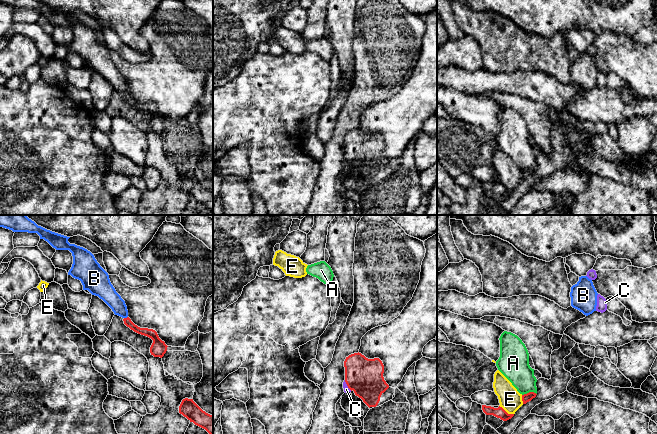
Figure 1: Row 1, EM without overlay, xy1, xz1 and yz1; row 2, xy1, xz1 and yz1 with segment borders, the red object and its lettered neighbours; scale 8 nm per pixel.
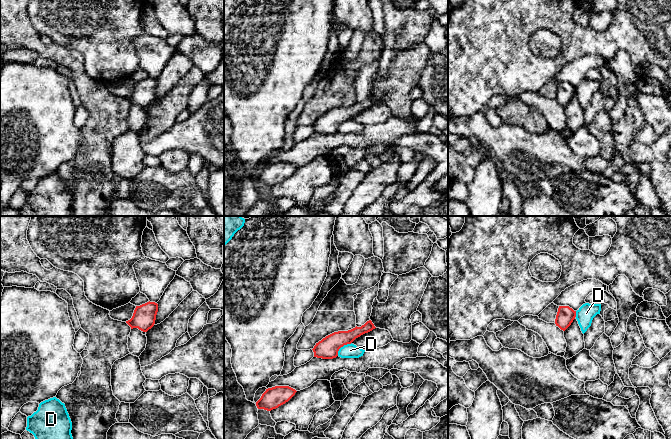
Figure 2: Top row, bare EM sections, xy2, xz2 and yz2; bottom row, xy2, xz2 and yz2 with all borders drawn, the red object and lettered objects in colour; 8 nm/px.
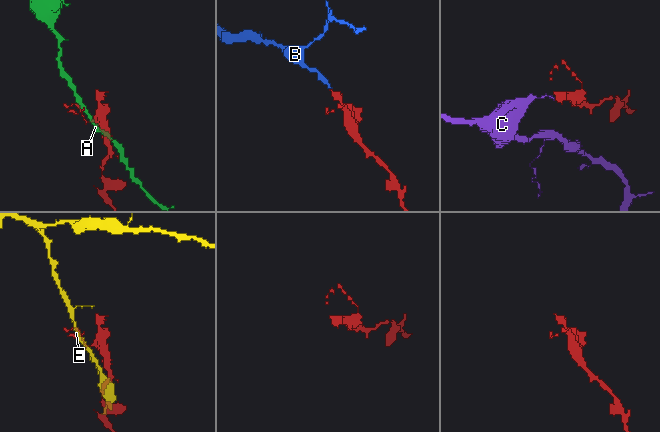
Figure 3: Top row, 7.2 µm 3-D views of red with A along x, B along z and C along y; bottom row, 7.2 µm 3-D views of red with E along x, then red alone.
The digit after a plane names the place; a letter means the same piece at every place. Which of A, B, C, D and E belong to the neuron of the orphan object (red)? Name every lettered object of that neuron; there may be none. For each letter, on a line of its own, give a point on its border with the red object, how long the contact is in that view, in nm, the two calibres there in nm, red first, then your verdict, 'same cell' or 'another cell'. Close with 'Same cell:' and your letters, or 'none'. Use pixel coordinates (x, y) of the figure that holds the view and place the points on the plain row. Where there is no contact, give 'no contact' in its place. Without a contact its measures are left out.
A: yz1 (529, 168) | 120 nm | 70/240 nm | another cell
B: xy1 (125, 94) | 40 nm | 70/140 nm | same cell
C: xz1 (347, 161) | 110 nm | 300/50 nm | another cell
D: xz2 (342, 122) | 160 nm | 170/110 nm | another cell
E: yz1 (505, 187) | 140 nm | 90/180 nm | another cell
Same cell: B

